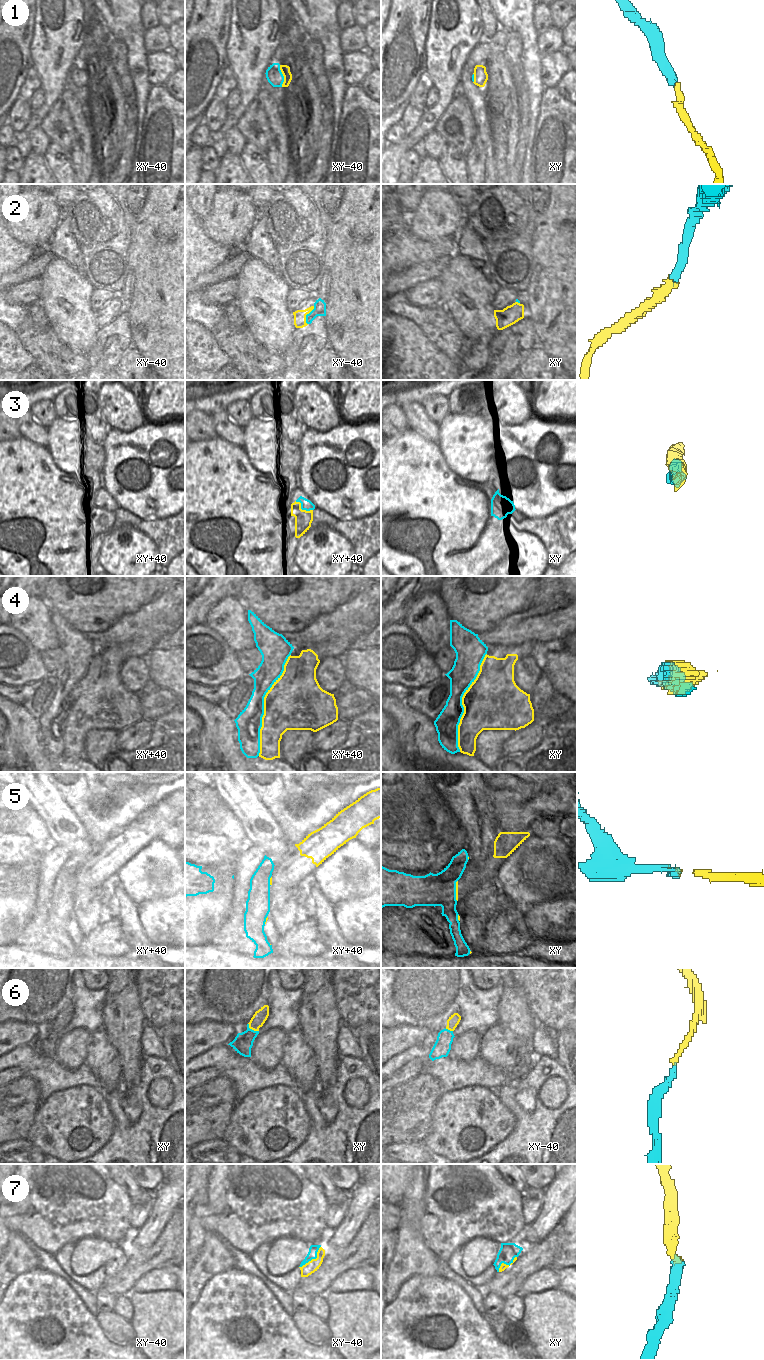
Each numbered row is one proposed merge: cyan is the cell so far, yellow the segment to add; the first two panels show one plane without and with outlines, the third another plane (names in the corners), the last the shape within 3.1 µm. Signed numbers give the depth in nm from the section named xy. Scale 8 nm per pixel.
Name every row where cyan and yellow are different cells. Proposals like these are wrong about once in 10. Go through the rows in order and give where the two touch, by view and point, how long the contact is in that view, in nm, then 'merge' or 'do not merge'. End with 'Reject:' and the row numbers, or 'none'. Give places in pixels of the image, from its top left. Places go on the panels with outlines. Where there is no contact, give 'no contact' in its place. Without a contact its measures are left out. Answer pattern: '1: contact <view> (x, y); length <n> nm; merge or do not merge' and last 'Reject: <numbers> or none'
1: contact xy-40 (283, 76); length 180 nm; merge
2: contact xy-40 (306, 315); length 160 nm; merge
3: contact xy+40 (302, 509); length 160 nm; merge
4: contact xy+40 (263, 705); length 850 nm; do not merge
5: contact xy (455, 890); length 170 nm; merge
6: contact xy (251, 1029); length 110 nm; merge
7: contact xy-40 (313, 1258); length 240 nm; merge
Reject: 4

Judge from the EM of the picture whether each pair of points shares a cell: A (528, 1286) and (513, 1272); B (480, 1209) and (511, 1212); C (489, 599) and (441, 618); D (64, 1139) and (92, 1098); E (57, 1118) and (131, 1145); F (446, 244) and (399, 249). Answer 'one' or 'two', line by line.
A: two
B: one
C: two
D: one
E: two
F: one

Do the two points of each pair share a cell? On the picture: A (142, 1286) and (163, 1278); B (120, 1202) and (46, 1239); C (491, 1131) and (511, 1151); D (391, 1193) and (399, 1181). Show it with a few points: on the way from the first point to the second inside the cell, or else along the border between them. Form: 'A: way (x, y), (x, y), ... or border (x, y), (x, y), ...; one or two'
A: way (147, 1283), (158, 1279); one
B: way (102, 1209), (81, 1223), (67, 1225), (64, 1228); one
C: border (514, 1121), (512, 1131), (484, 1153); two
D: way (391, 1190), (396, 1184); one

